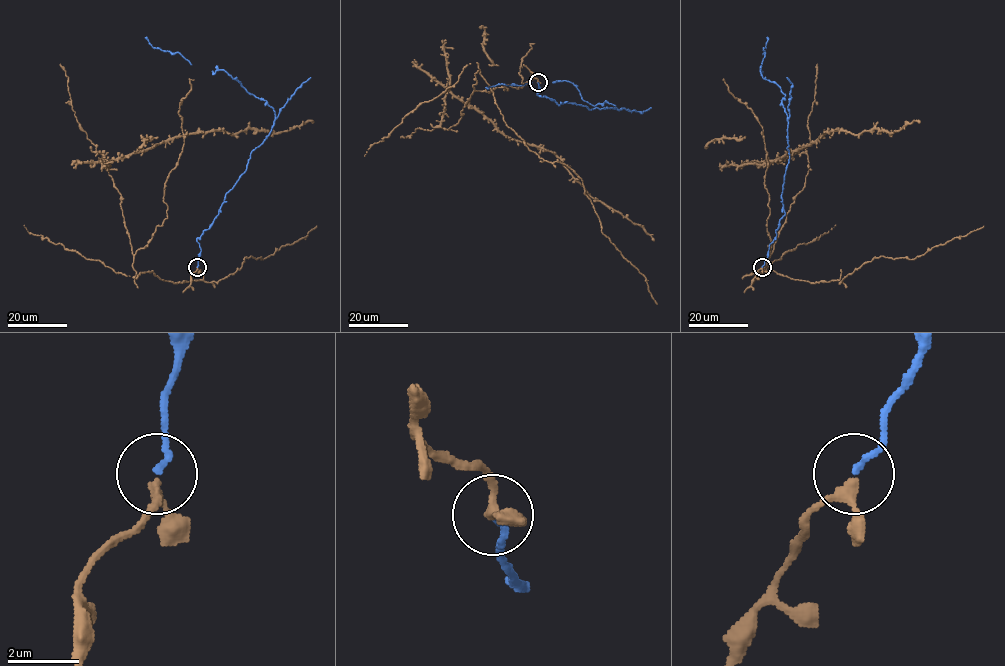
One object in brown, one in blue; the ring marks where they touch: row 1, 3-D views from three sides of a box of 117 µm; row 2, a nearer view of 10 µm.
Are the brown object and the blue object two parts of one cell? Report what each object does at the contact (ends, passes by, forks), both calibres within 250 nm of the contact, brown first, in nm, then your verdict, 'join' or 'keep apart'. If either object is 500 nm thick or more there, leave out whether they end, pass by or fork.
brown passes by | blue ends | 200/170 nm | join

